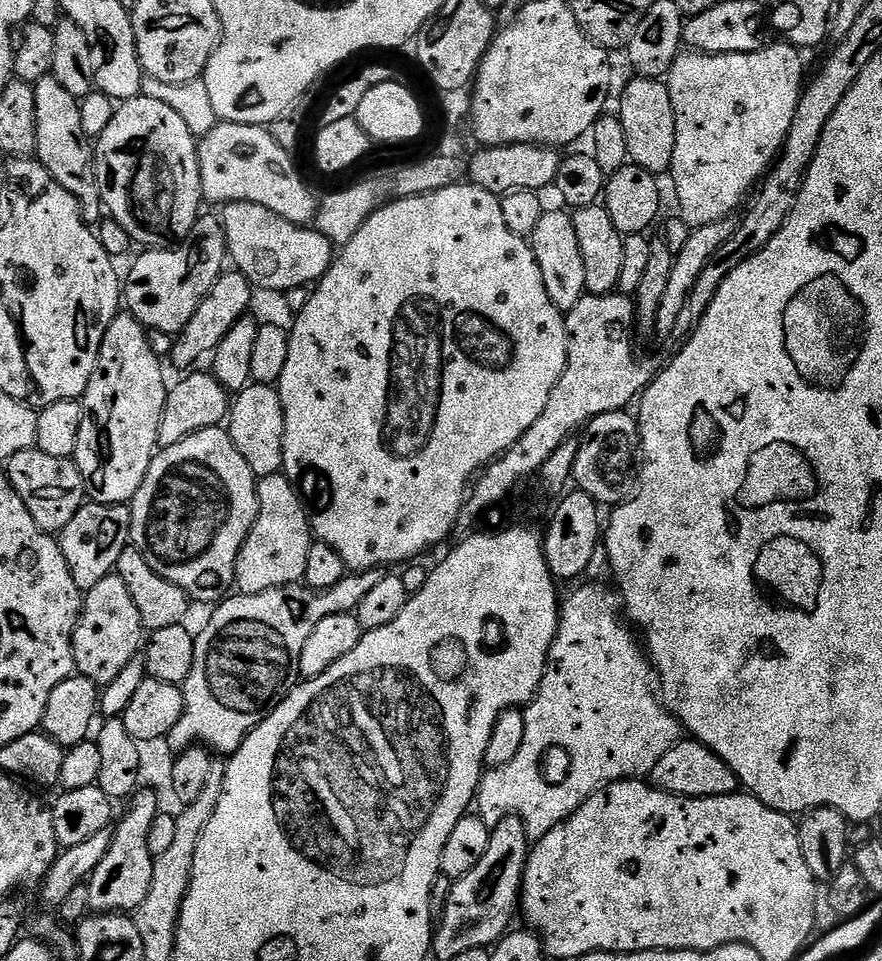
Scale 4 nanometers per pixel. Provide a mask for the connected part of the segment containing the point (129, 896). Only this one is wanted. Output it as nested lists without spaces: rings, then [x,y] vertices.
[[[140,790],[131,797],[128,806],[128,813],[121,818],[120,825],[118,825],[118,820],[112,832],[112,845],[108,848],[108,853],[104,855],[102,862],[87,881],[90,894],[88,906],[96,914],[102,912],[135,913],[136,908],[142,906],[146,894],[150,894],[154,857],[150,854],[150,846],[146,841],[150,835],[150,822],[154,822],[158,812],[158,802],[153,791]]]

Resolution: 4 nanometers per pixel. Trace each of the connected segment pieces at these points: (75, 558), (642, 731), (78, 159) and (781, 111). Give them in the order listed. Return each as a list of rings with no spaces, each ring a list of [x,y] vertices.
[[[86,502],[66,522],[66,526],[58,533],[62,558],[66,558],[66,566],[70,566],[70,578],[74,578],[74,586],[78,586],[81,593],[88,593],[102,578],[113,575],[116,571],[118,558],[122,558],[122,550],[130,546],[132,538],[132,509],[128,504],[97,504],[95,502]]]
[[[588,582],[584,586],[585,588],[578,589],[569,600],[563,601],[560,609],[560,625],[556,631],[554,642],[550,646],[548,665],[544,671],[540,688],[536,691],[535,700],[523,709],[526,734],[522,738],[522,747],[518,749],[518,754],[514,754],[514,762],[506,762],[506,766],[501,768],[488,768],[480,777],[478,815],[490,826],[494,826],[503,816],[516,816],[523,822],[524,828],[533,841],[541,840],[543,836],[550,834],[550,830],[554,830],[554,826],[568,820],[570,814],[574,814],[574,810],[578,810],[578,806],[585,804],[604,785],[613,784],[615,780],[647,777],[654,770],[654,766],[658,766],[662,754],[666,754],[666,750],[679,744],[682,739],[680,721],[668,711],[662,703],[661,697],[654,691],[654,669],[651,659],[646,655],[637,633],[626,623],[626,616],[622,611],[622,601],[619,595],[613,589],[611,592],[610,589],[604,588],[608,586],[600,582]]]
[[[53,76],[42,78],[34,85],[34,106],[38,114],[38,138],[36,139],[35,159],[84,209],[84,219],[96,222],[101,219],[102,205],[98,178],[96,177],[96,158],[90,138],[82,130],[82,110],[80,100],[70,94]]]
[[[791,42],[783,43],[772,44],[769,48],[761,46],[755,52],[723,52],[717,56],[688,50],[677,56],[668,71],[666,83],[676,123],[670,177],[676,187],[676,200],[680,203],[679,219],[686,223],[699,226],[729,219],[732,211],[747,198],[748,191],[750,196],[779,157],[790,122],[794,122],[798,110],[800,93],[806,87],[801,49]]]

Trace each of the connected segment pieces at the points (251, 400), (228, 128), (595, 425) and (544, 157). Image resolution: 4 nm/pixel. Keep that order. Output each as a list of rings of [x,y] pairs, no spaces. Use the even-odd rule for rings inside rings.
[[[251,383],[235,393],[226,417],[226,431],[257,478],[275,476],[283,469],[284,411],[280,393],[273,385]]]
[[[218,122],[210,134],[199,137],[200,154],[200,186],[205,201],[213,200],[217,206],[237,204],[238,202],[254,202],[258,206],[266,206],[266,210],[274,210],[274,214],[282,214],[286,222],[294,222],[305,226],[311,225],[316,218],[318,196],[304,185],[300,172],[296,169],[293,153],[282,150],[278,142],[268,133],[262,124],[229,124]]]
[[[627,411],[607,412],[589,420],[582,432],[572,480],[579,491],[590,494],[601,506],[619,506],[633,495],[638,480],[640,425]],[[636,468],[636,469],[635,469]],[[608,504],[608,505],[607,505]]]
[[[493,144],[477,147],[472,160],[467,161],[467,179],[482,190],[490,190],[495,196],[503,198],[506,194],[526,190],[540,192],[551,189],[556,182],[556,175],[562,159],[555,147],[543,144]]]

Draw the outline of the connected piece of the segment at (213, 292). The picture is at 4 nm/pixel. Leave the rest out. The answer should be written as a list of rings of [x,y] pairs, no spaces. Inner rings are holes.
[[[235,270],[225,271],[221,275],[220,281],[210,290],[210,294],[206,294],[202,306],[198,306],[198,310],[194,310],[194,318],[190,318],[190,322],[186,322],[184,329],[173,339],[170,363],[176,368],[192,370],[199,365],[196,363],[203,356],[204,359],[211,357],[212,353],[216,351],[218,342],[222,342],[222,338],[226,338],[226,334],[230,334],[232,327],[241,318],[249,315],[248,307],[252,304],[252,295],[254,295],[252,283],[244,275]]]

